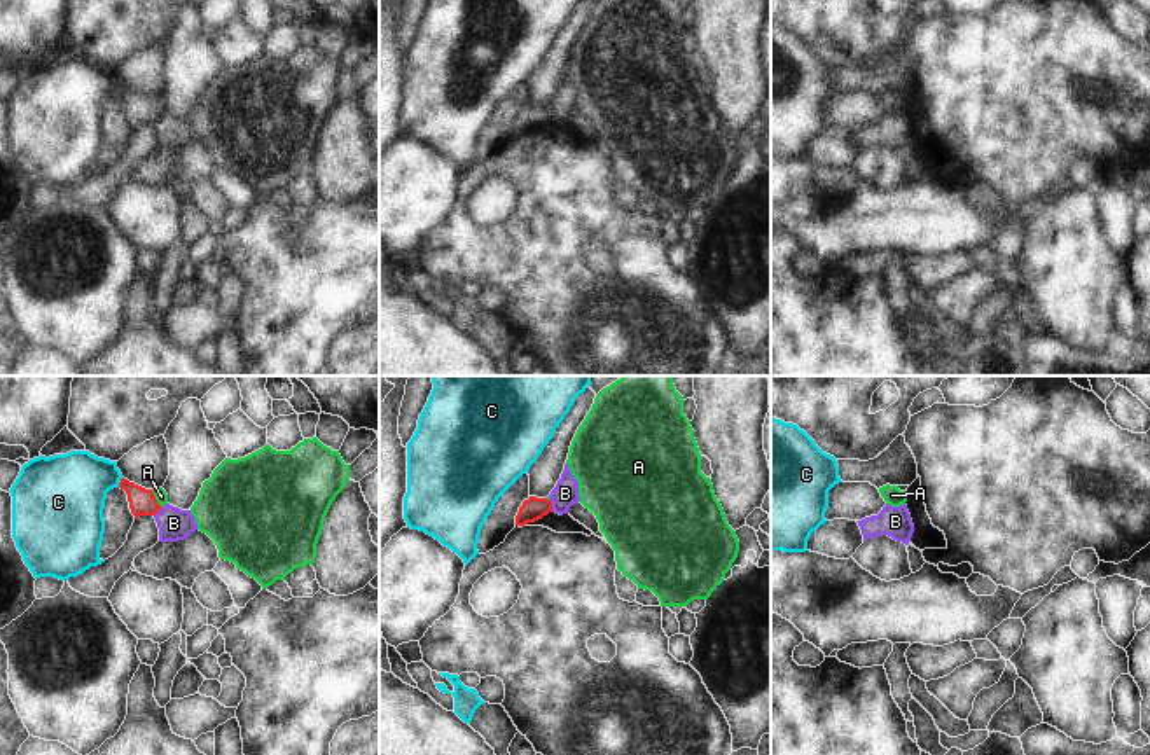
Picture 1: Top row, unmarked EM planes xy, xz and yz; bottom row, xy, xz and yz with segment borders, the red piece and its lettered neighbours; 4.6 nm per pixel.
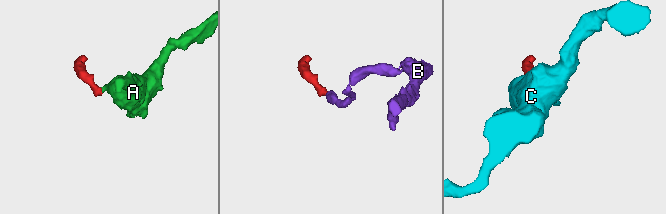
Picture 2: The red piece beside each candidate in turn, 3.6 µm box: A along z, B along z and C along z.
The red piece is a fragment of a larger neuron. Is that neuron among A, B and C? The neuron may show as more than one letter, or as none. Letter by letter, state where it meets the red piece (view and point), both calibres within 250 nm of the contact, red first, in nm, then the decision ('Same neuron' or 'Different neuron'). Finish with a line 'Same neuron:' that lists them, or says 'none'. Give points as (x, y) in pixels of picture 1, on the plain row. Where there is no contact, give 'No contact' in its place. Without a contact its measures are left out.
A: Touches red at xy (156, 109). Thickness 130 nm (red) against 60 nm. Same neuron
B: Touches red at xz (551, 114). Thickness 110 nm (red) against 120 nm. Different neuron
C: Touches red at xy (119, 91). Thickness 130 nm (red) against 360 nm. Different neuron
Same neuron: A.

